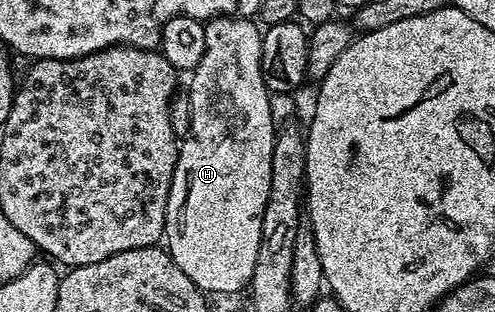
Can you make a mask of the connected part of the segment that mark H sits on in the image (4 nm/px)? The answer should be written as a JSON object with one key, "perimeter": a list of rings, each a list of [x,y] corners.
{"perimeter":[[[214,16],[205,21],[204,54],[200,62],[193,68],[190,77],[190,135],[181,141],[176,158],[176,166],[172,174],[172,186],[168,190],[168,206],[166,207],[166,230],[164,247],[170,257],[192,278],[192,282],[203,294],[210,292],[238,292],[249,285],[252,270],[256,270],[256,254],[260,250],[260,222],[264,214],[264,206],[268,206],[268,186],[272,186],[272,146],[276,135],[276,123],[269,109],[270,91],[266,88],[262,73],[262,34],[263,29],[246,16]]]}

